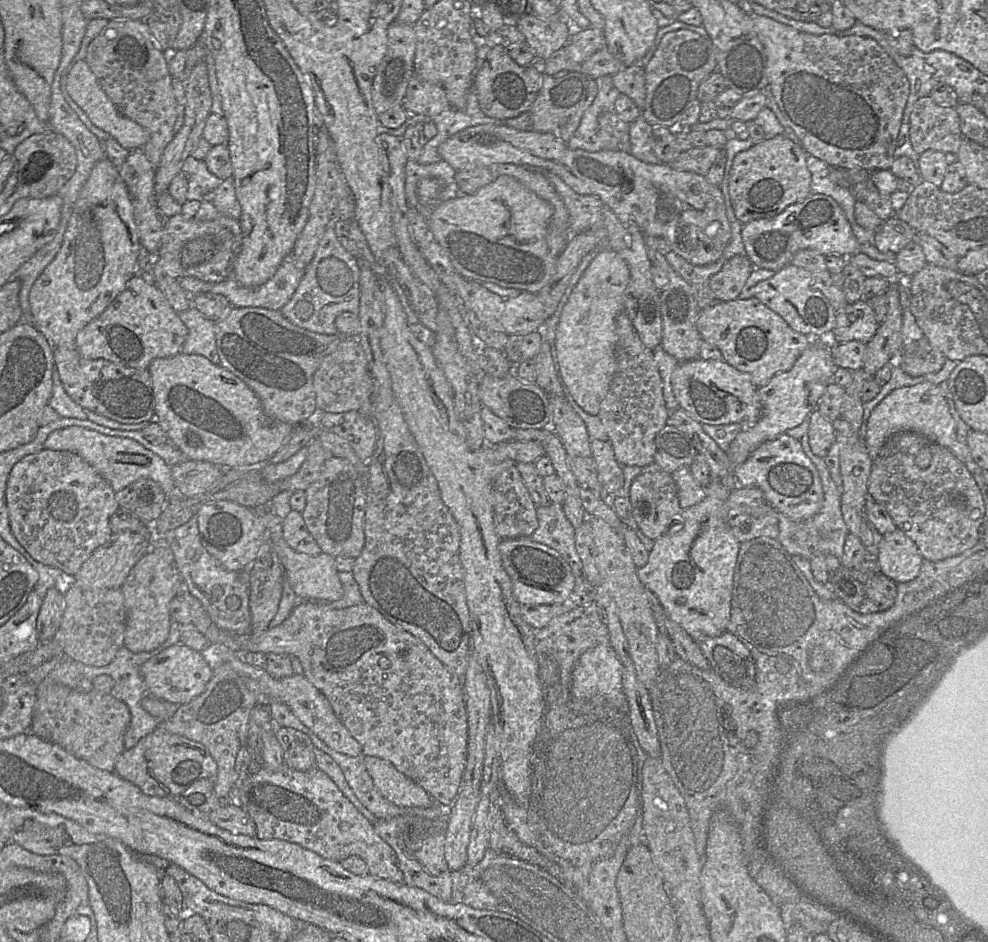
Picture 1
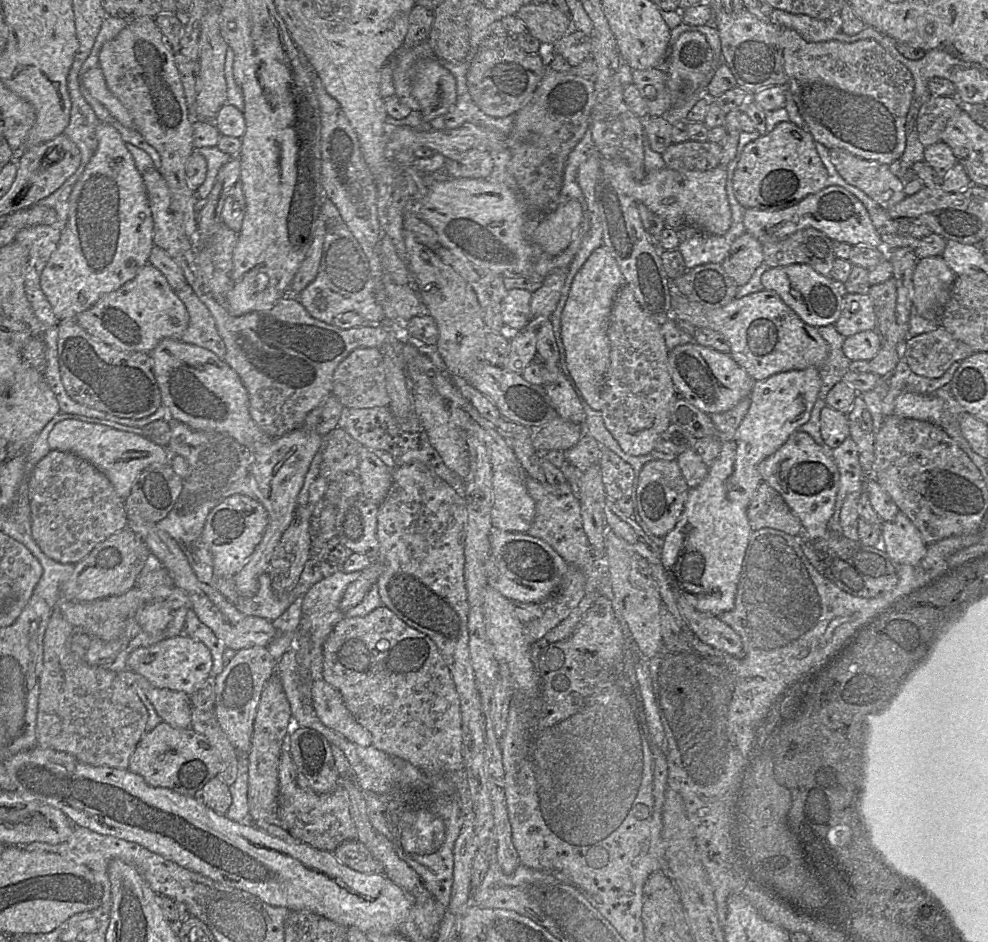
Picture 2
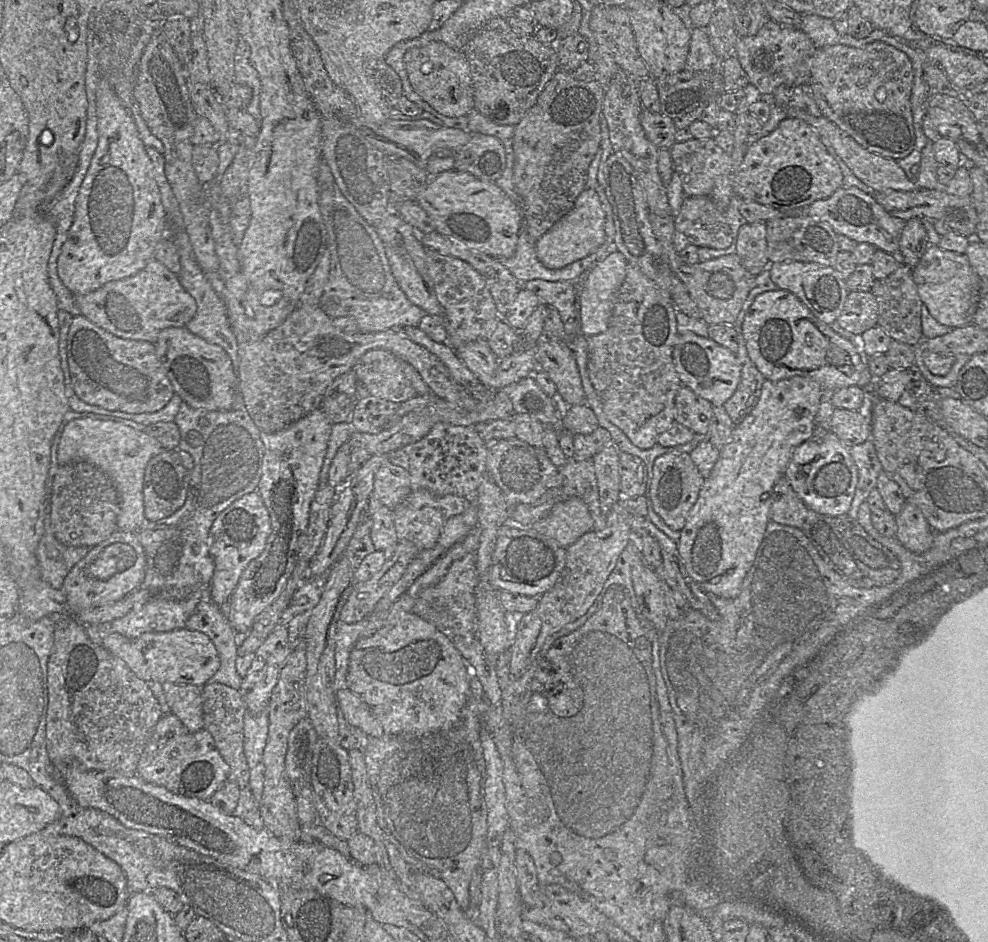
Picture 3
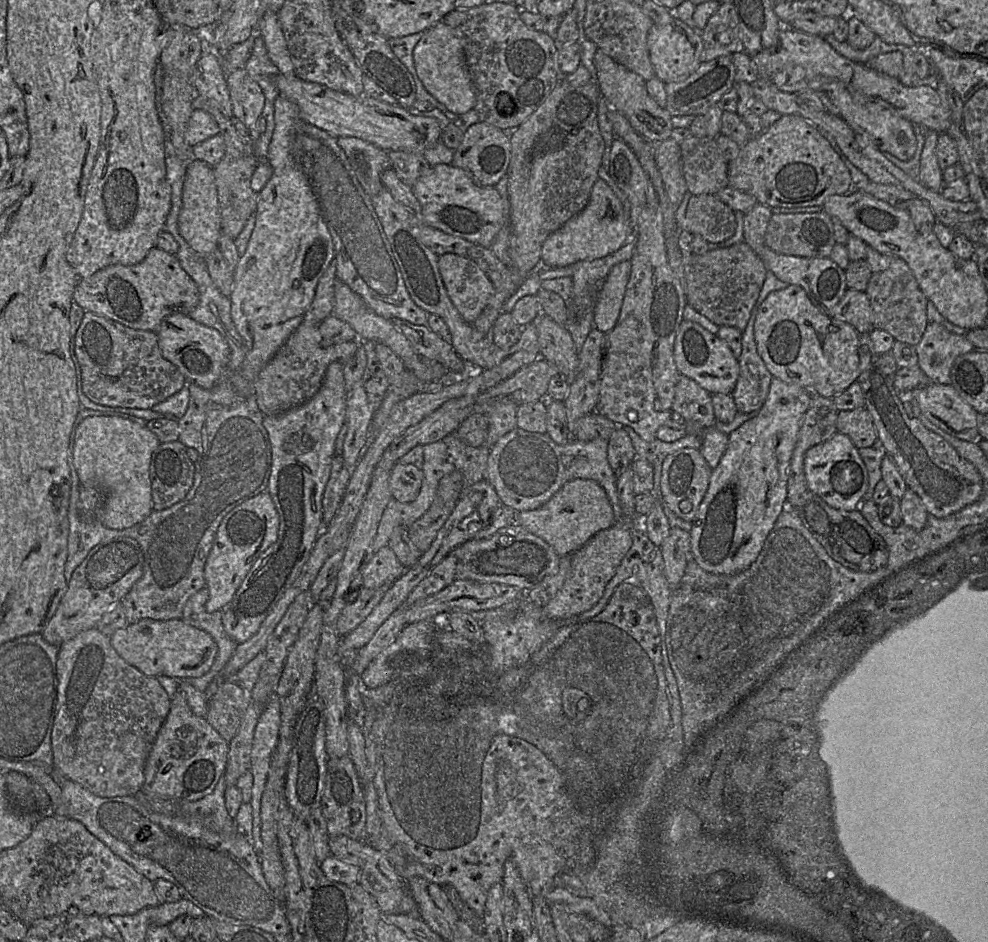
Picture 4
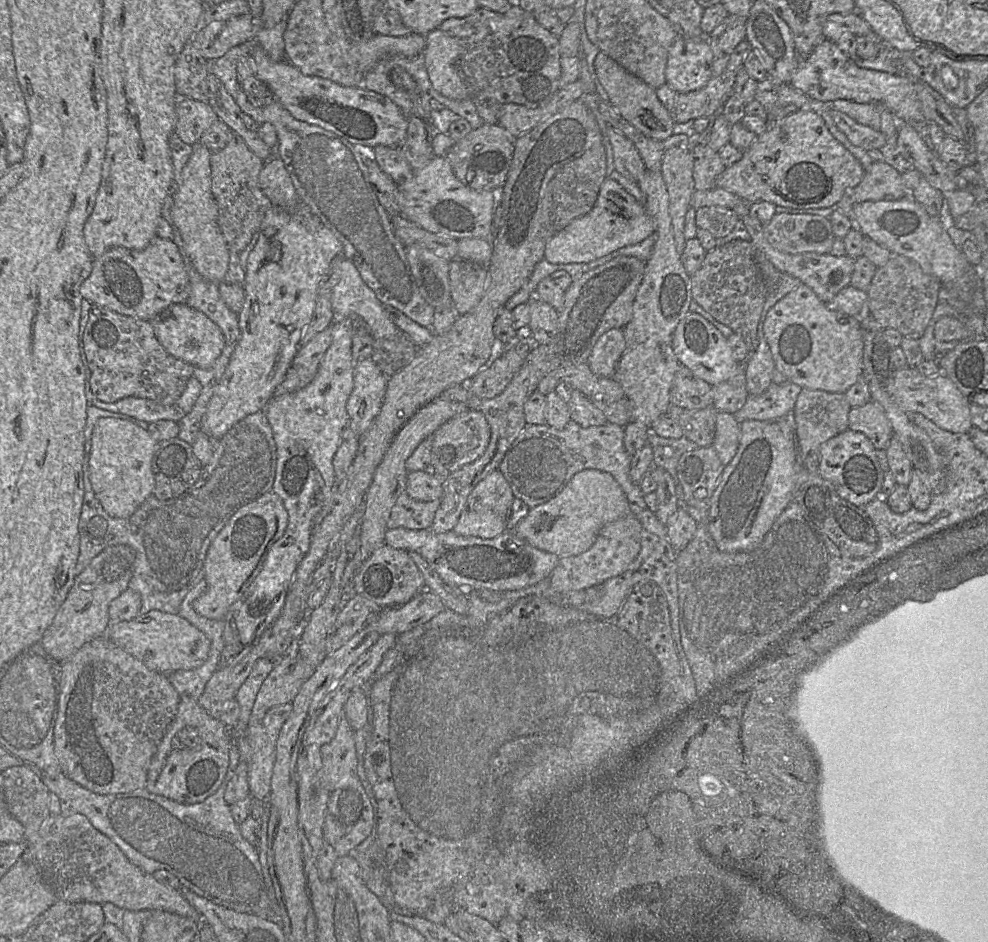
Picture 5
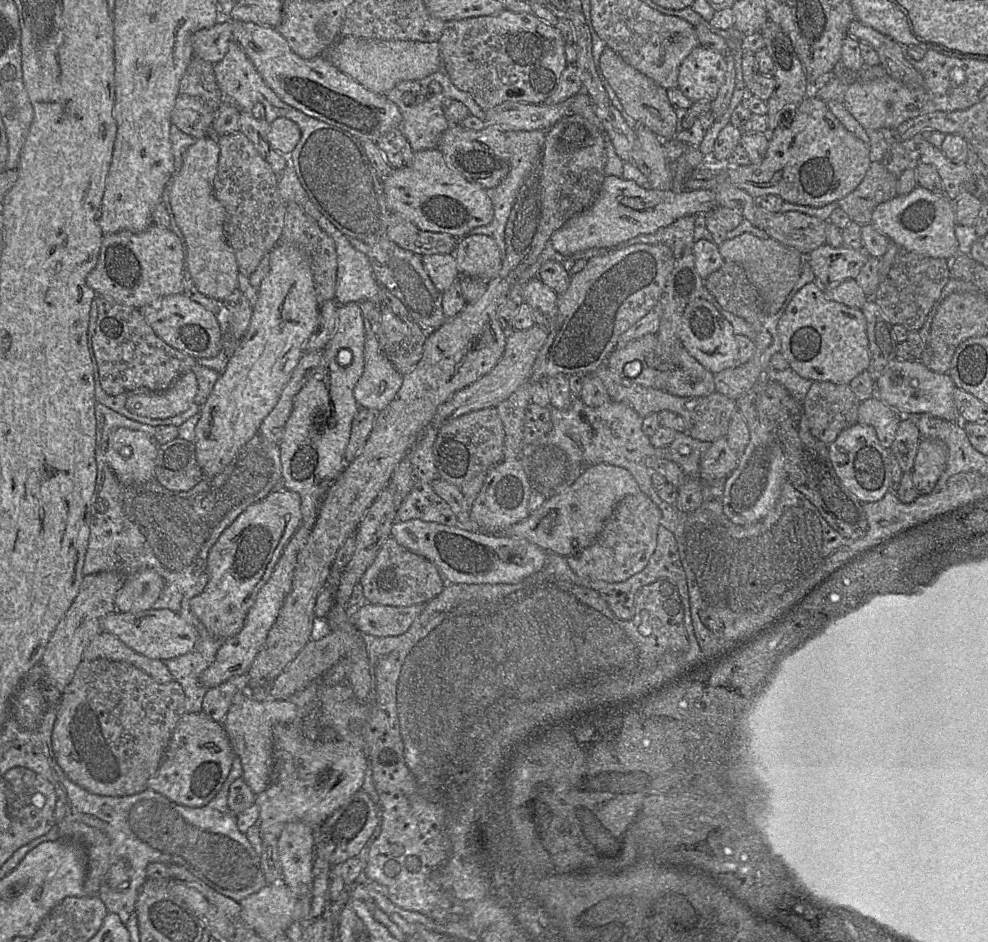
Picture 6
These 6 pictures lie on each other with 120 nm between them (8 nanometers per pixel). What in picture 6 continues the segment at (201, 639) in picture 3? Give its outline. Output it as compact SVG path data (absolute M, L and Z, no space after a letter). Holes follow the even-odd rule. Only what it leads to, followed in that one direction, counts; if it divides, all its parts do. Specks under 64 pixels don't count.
M150 608L136 613L114 610L102 618L101 630L116 636L135 652L162 661L191 652L198 641L196 629L169 609Z

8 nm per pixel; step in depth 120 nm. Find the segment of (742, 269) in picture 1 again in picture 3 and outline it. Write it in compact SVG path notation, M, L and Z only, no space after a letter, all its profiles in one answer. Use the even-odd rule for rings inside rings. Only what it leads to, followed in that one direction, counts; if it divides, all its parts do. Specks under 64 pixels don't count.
M766 222L743 224L738 231L735 254L742 266L753 276L760 274L768 265Z

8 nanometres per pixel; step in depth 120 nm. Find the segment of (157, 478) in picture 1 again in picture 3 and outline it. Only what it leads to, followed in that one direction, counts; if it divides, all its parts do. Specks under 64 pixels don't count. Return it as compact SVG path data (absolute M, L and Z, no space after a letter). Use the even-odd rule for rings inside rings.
M79 418L69 421L62 431L57 431L52 441L54 467L75 461L88 462L102 470L112 480L119 495L117 529L137 532L149 522L144 515L143 481L148 462L163 451L152 436L123 425L115 420Z

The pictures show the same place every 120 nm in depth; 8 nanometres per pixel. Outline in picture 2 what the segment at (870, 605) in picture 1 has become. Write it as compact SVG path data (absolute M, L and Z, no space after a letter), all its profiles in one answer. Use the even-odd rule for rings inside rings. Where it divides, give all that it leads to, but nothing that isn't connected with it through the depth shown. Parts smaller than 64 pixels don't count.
M829 529L828 536L811 542L819 557L821 574L853 596L877 597L893 589L898 582L897 563L891 560L884 549L863 545L858 540L851 540L840 532Z

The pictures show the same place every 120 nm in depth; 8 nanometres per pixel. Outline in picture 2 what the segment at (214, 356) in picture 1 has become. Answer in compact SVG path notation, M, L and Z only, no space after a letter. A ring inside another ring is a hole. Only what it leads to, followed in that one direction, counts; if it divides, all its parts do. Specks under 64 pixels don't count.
M188 283L180 290L174 291L185 305L189 314L189 324L180 340L205 348L219 358L224 359L225 345L207 306Z

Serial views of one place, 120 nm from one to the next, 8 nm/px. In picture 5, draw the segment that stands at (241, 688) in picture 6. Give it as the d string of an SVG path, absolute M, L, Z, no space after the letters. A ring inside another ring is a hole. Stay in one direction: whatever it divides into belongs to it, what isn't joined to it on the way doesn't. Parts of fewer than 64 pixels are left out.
M270 627L266 629L257 644L236 665L219 667L206 683L197 703L212 718L217 719L223 706L236 697L240 686L249 676L256 661L266 655L267 640L271 636Z

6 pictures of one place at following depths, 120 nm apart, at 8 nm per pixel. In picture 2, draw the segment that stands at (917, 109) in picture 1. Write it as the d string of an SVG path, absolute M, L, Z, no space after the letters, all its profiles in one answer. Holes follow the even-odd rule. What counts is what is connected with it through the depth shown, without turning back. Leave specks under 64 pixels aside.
M930 96L921 106L916 126L924 147L942 141L947 122L958 112L961 104L955 97Z

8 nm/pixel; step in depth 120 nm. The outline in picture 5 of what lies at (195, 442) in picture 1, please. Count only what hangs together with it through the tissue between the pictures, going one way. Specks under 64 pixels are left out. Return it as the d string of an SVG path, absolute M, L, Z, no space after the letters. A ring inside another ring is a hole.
M186 303L172 304L148 321L157 340L169 354L195 368L211 368L223 351L225 338L221 329L204 313Z

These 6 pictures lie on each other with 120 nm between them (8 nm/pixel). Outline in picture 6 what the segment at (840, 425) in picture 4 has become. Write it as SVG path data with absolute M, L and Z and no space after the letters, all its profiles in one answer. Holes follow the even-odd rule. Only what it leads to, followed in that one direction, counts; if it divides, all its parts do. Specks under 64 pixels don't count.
M873 395L860 403L857 423L873 427L882 446L890 449L902 417L904 416Z

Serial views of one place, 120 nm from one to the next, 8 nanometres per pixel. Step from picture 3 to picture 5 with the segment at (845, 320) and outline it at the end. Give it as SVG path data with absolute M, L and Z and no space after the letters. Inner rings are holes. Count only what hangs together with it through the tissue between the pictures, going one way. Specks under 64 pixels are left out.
M851 285L842 289L827 303L827 307L830 310L853 317L859 323L871 316L867 293Z

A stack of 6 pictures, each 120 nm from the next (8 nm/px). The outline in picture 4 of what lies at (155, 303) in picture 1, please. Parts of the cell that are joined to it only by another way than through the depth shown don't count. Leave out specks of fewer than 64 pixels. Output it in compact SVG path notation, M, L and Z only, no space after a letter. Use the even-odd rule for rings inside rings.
M155 246L140 263L110 265L80 279L73 293L73 301L87 312L129 328L156 331L170 315L189 314L199 302L199 291L181 267L177 256Z

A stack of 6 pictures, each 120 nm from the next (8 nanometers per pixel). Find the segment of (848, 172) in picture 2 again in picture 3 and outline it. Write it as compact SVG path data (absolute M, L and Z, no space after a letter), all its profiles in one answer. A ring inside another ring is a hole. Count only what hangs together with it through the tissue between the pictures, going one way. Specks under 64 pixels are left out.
M789 107L785 108L785 110L788 117L804 121L821 137L828 139L837 155L842 159L852 173L875 192L883 192L886 190L909 192L917 190L916 183L907 178L906 174L902 168L899 167L896 160L868 152L827 118L823 116L813 116L804 109Z

